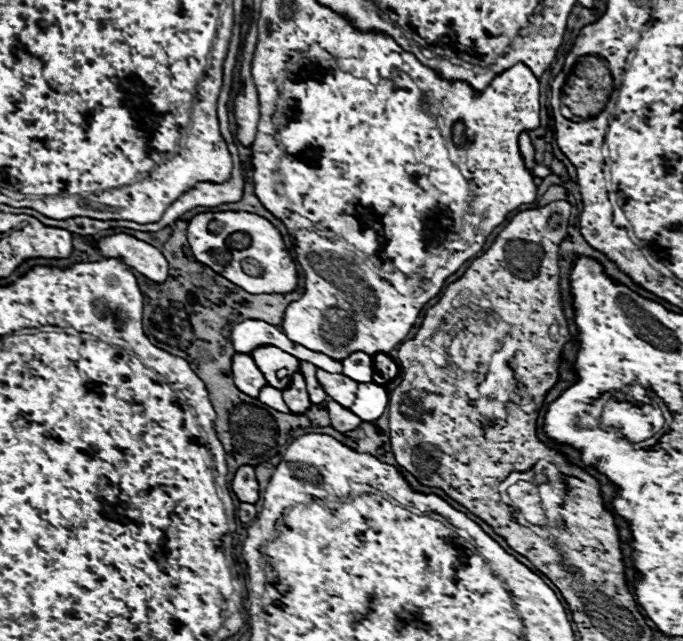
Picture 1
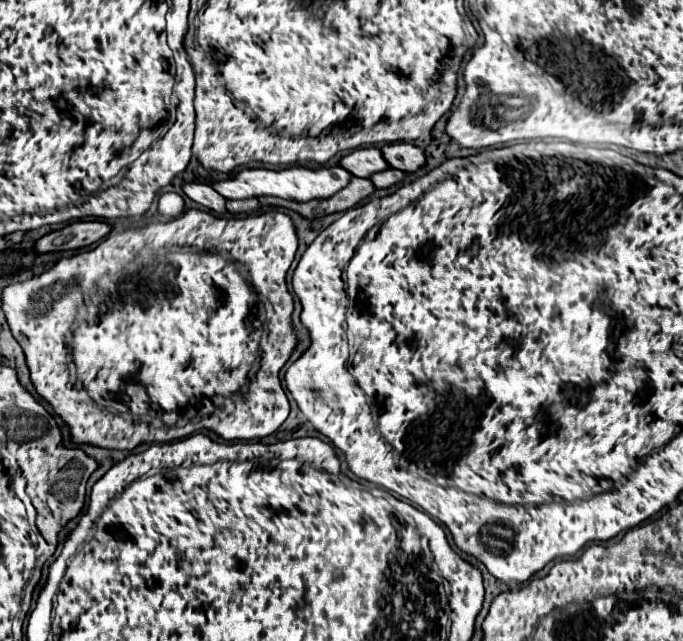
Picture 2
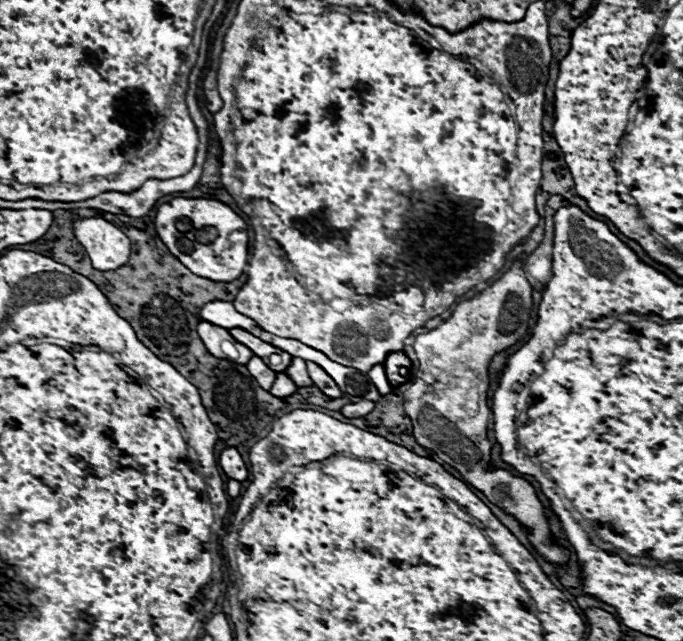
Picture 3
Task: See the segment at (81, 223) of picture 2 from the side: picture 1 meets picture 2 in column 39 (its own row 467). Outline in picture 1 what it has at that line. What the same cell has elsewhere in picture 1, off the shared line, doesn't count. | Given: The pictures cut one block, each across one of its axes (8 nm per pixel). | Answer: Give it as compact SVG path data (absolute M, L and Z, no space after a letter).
M240 466L232 480L232 490L240 502L256 504L260 500L260 486L252 466Z

